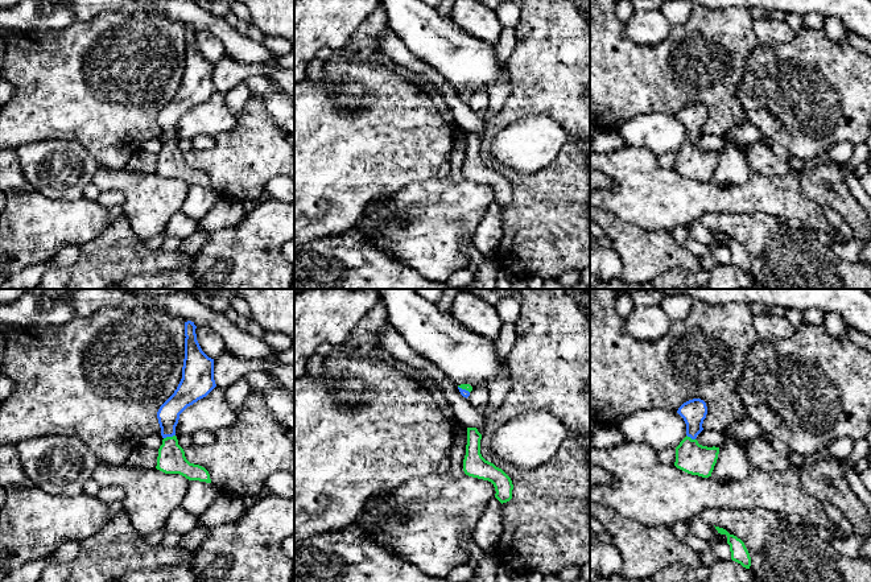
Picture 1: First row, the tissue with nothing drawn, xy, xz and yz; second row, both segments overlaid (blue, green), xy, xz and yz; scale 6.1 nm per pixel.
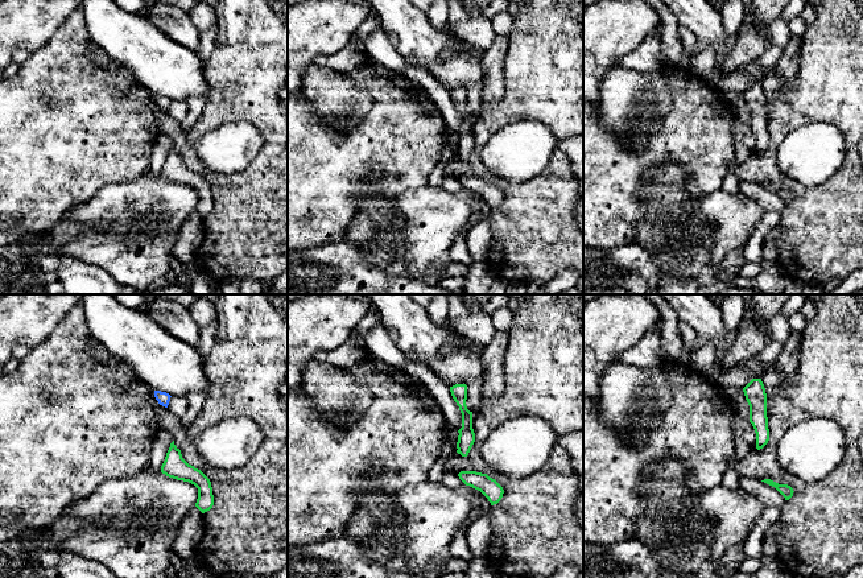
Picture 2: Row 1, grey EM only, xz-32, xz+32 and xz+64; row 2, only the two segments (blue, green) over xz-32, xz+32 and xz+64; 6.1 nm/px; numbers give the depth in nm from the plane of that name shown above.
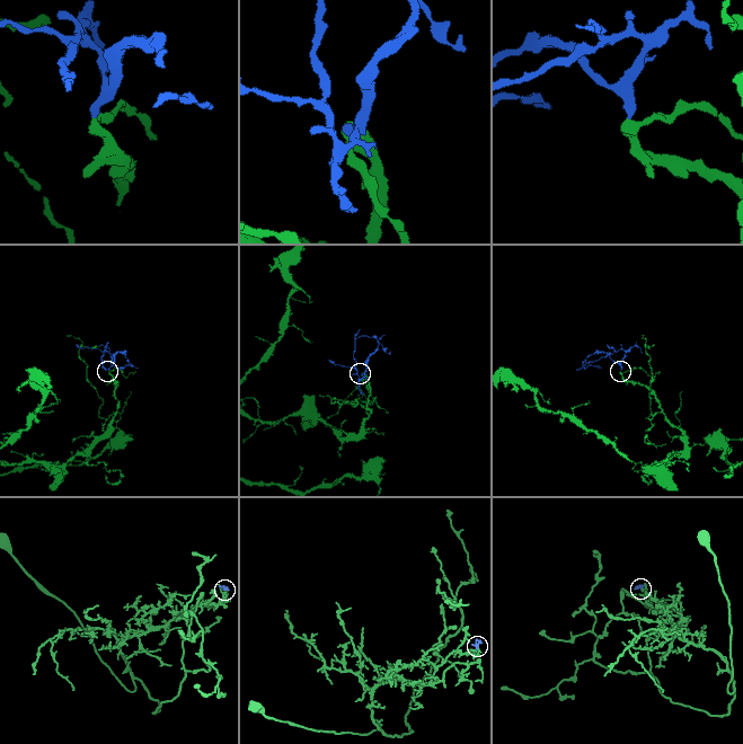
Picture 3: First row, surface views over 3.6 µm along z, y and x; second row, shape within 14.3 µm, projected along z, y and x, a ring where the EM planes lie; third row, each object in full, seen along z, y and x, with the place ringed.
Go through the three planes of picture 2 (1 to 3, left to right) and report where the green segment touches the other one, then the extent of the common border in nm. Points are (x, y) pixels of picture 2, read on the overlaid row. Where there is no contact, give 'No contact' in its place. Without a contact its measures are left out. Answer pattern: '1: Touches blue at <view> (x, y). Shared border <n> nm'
1: No contact
2: No contact
3: No contact

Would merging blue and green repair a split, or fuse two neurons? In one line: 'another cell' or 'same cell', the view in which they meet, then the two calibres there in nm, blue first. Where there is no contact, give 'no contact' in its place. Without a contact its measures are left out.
same cell; meets blue in xy; 140 nm thick on the blue side, 170 nm on the other

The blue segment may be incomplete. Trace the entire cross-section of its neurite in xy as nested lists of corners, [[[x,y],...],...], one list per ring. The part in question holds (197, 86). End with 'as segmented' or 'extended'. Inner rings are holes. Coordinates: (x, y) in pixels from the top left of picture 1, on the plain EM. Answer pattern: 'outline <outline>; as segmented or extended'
outline [[[185,26],[185,63],[182,83],[174,98],[160,111],[157,116],[161,132],[162,149],[158,153],[156,173],[165,178],[179,178],[189,185],[211,187],[209,176],[190,168],[183,153],[178,149],[176,131],[179,119],[198,104],[206,102],[215,91],[214,63],[201,53],[194,26]]]; extended

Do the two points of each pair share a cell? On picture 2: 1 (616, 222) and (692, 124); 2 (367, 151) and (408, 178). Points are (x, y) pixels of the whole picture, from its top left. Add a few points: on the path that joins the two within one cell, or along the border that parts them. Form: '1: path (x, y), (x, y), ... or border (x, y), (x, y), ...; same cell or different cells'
1: path (616, 195), (616, 190), (665, 144); same cell
2: path (378, 155), (387, 155), (400, 168); same cell

